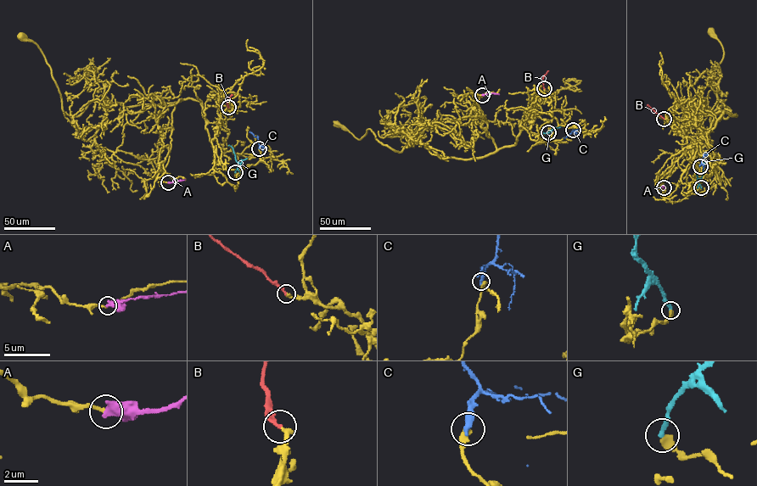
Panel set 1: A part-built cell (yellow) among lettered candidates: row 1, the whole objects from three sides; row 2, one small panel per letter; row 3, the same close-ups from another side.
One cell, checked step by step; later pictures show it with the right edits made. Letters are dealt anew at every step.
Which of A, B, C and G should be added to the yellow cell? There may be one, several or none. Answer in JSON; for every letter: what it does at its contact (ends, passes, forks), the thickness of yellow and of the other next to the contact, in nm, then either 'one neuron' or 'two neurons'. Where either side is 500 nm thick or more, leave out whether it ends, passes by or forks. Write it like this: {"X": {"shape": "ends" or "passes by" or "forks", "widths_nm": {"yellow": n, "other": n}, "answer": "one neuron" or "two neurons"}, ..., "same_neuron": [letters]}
{"A": {"widths_nm": {"yellow": 190, "other": 550}, "answer": "two neurons"}, "B": {"shape": "ends", "widths_nm": {"yellow": 280, "other": 240}, "answer": "one neuron"}, "C": {"shape": "ends", "widths_nm": {"yellow": 360, "other": 360}, "answer": "two neurons"}, "G": {"shape": "ends", "widths_nm": {"yellow": 400, "other": 280}, "answer": "two neurons"}, "same_neuron": ["B"]}

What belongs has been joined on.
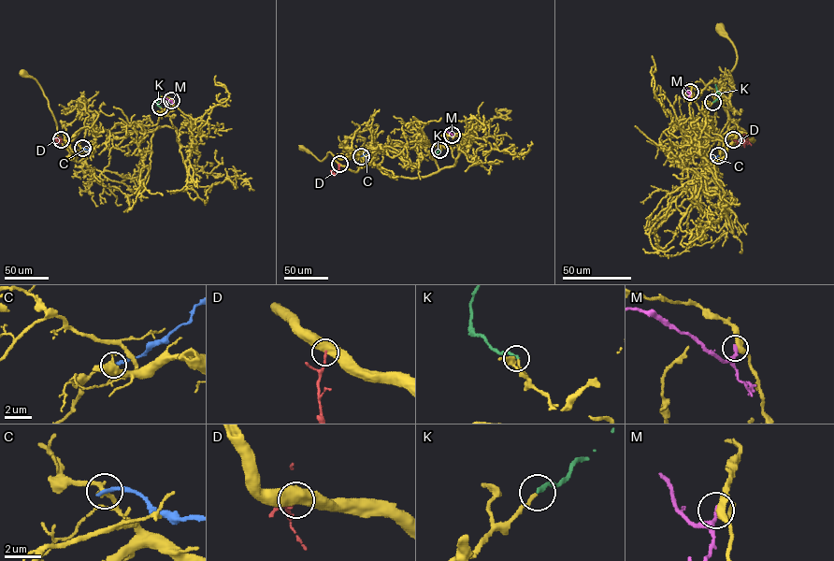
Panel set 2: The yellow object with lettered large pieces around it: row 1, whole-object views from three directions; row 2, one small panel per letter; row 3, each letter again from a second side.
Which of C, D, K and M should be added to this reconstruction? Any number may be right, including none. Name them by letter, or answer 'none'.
K

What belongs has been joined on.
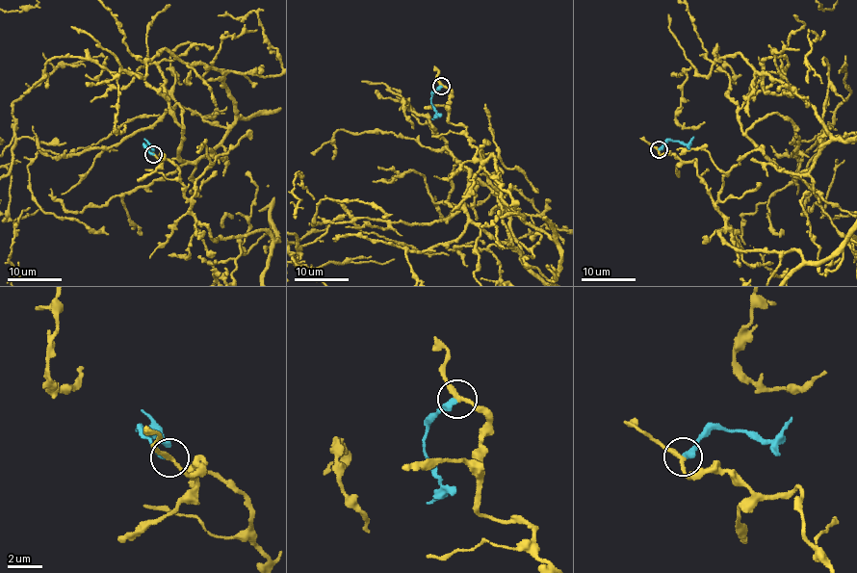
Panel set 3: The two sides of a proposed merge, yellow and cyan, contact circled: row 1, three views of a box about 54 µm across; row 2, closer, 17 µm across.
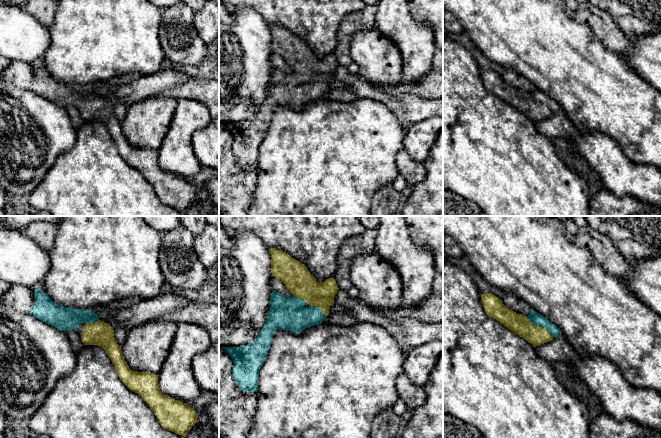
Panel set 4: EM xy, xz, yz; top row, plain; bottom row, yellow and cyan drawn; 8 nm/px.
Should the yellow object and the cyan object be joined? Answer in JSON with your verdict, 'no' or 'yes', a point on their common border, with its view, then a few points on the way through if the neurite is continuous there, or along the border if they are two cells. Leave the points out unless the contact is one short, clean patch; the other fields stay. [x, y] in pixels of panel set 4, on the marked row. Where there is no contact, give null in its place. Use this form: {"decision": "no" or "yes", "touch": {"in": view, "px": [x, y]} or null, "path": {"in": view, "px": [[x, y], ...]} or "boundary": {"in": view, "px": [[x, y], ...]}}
{"decision": "yes", "touch": {"in": "yz", "px": [540, 327]}, "path": {"in": "yz", "px": [[536, 335], [536, 331], [540, 327], [537, 319]]}}

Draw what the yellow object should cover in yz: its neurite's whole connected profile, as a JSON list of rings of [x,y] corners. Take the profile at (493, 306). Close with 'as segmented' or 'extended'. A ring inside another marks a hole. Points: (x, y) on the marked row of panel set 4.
[[[491,293],[481,294],[481,302],[488,316],[499,321],[505,327],[531,343],[534,347],[547,343],[562,333],[560,328],[558,328],[555,324],[551,323],[547,318],[536,311],[531,310],[527,317],[522,316],[508,309],[503,304],[501,299]]] | extended

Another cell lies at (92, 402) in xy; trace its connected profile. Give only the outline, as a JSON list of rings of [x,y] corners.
[[[85,345],[76,353],[74,371],[57,382],[29,420],[28,432],[30,436],[46,435],[49,438],[186,438],[161,426],[153,410],[121,381],[106,351],[97,345]]]

